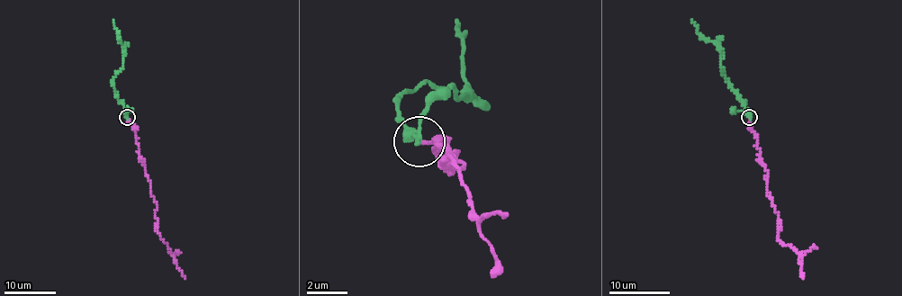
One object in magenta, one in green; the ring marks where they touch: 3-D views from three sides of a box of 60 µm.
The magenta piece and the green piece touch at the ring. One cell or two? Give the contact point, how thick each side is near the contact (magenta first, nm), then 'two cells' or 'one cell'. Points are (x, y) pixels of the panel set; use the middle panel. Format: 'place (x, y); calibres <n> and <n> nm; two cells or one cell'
place (419, 141); calibres 160 and 160 nm; one cell

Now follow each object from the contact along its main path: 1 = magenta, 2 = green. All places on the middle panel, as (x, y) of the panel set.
1: (422, 142), (429, 137), (443, 165), (448, 151), (463, 163), (451, 174), (447, 156), (481, 219), (506, 213)
2: (418, 142), (401, 121), (397, 100), (448, 83), (462, 98), (465, 45), (456, 20)

